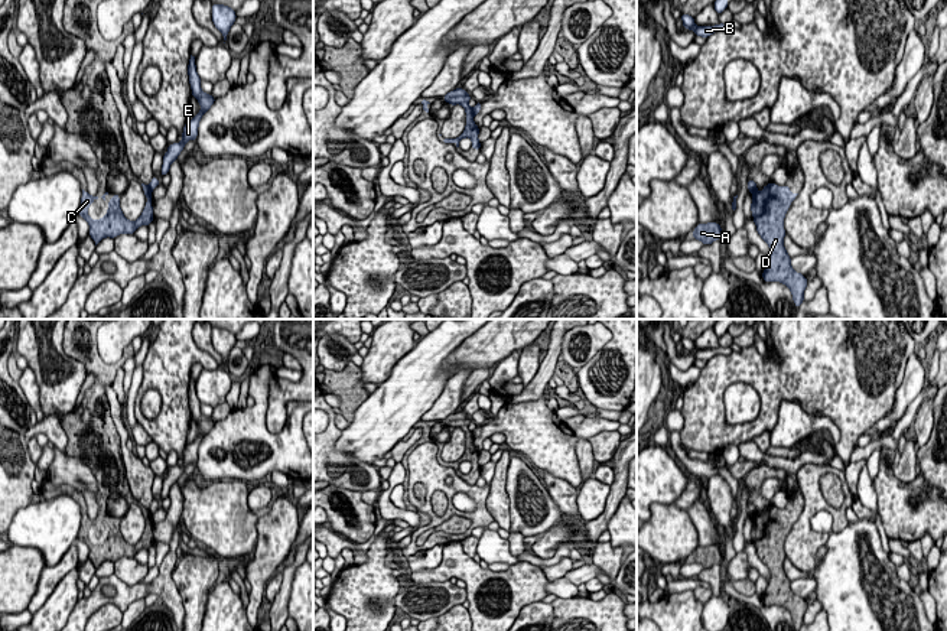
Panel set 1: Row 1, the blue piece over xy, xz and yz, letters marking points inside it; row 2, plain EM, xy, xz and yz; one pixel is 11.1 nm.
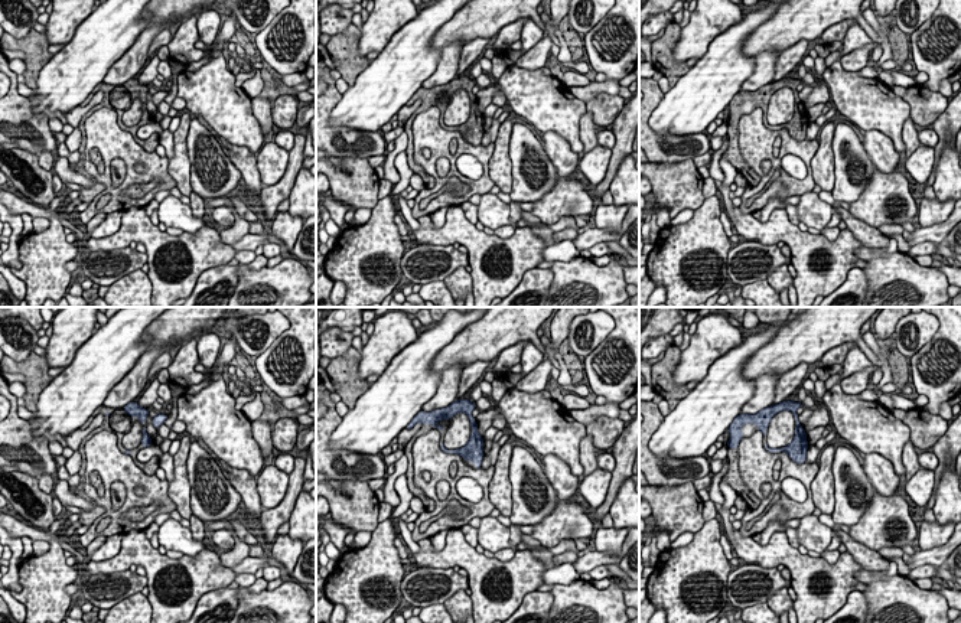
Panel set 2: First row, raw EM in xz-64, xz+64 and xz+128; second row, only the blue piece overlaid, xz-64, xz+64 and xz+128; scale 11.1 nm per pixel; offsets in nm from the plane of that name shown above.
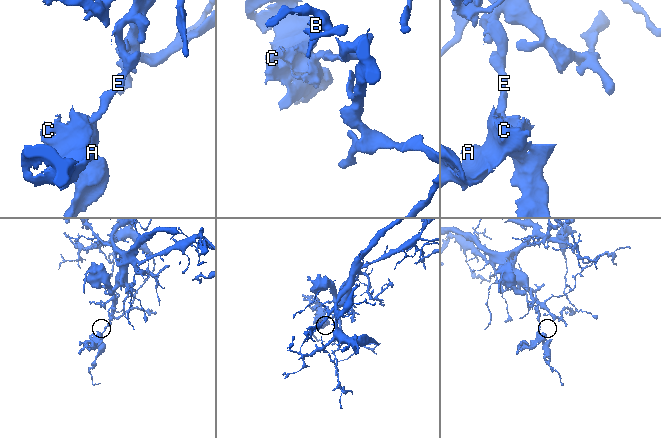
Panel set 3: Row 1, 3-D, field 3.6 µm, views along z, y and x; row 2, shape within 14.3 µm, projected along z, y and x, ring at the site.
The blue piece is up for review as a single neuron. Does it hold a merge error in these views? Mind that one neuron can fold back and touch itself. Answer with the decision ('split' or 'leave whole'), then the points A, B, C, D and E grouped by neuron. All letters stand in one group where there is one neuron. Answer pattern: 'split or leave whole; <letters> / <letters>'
split; A C D / B E

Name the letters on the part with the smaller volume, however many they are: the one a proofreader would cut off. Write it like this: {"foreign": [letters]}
{"foreign": ["A", "C", "D"]}

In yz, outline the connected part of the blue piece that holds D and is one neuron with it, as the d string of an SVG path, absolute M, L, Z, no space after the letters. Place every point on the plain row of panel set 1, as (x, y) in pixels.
M775 507L765 508L761 515L754 513L751 517L754 518L751 534L756 554L769 569L769 582L762 602L785 608L791 614L795 631L800 631L808 605L804 598L791 591L791 580L784 570L784 541L798 517L793 517L790 510Z

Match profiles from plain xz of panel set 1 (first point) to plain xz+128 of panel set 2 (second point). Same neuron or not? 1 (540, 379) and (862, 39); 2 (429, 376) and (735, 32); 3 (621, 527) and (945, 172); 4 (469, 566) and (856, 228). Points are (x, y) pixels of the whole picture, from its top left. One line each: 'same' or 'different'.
1: different
2: same
3: same
4: different

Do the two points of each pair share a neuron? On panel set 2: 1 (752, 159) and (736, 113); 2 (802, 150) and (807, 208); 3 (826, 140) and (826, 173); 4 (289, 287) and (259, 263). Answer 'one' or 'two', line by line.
1: two
2: two
3: one
4: two

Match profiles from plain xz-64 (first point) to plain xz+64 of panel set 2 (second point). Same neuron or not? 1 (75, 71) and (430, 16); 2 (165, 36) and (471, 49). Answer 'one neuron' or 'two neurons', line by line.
1: one neuron
2: one neuron

